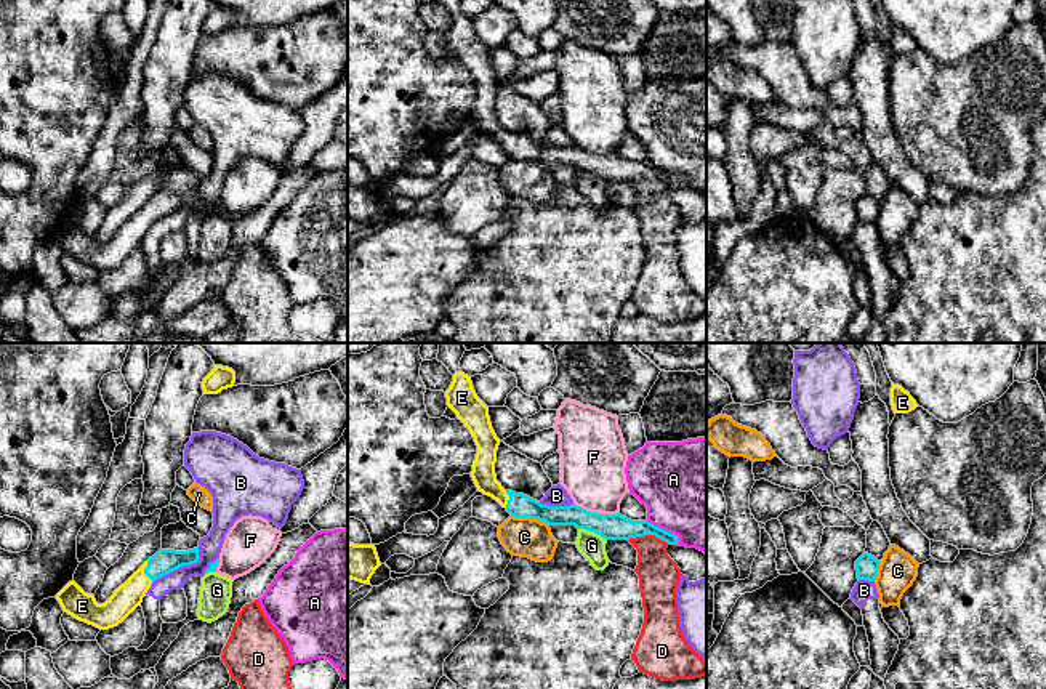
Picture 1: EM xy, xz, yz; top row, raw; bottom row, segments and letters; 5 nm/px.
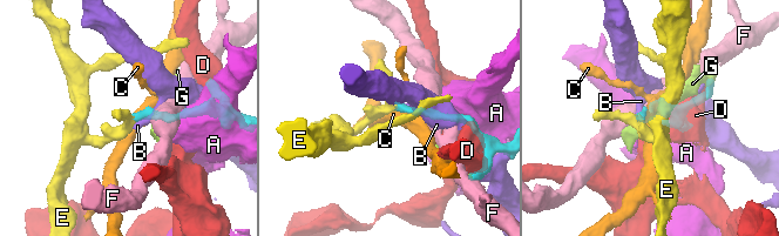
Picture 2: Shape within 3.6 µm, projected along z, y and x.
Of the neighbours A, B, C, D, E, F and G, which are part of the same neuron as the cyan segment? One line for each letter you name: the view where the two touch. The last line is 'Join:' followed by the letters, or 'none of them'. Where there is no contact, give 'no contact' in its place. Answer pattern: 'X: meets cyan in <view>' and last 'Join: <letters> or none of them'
E: meets cyan in xy
Join: E

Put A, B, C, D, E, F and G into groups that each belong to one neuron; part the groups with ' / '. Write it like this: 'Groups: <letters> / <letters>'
Groups: A / B / C / D / E / F / G

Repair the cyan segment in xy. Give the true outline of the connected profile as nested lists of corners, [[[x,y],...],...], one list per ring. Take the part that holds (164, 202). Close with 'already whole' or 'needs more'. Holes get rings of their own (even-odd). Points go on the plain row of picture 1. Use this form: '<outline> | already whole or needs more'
[[[199,187],[187,192],[159,191],[104,245],[98,245],[95,237],[85,234],[74,221],[56,236],[56,240],[62,252],[74,260],[99,271],[109,271],[141,247],[157,220],[183,207],[195,205],[199,200]]] | needs more

